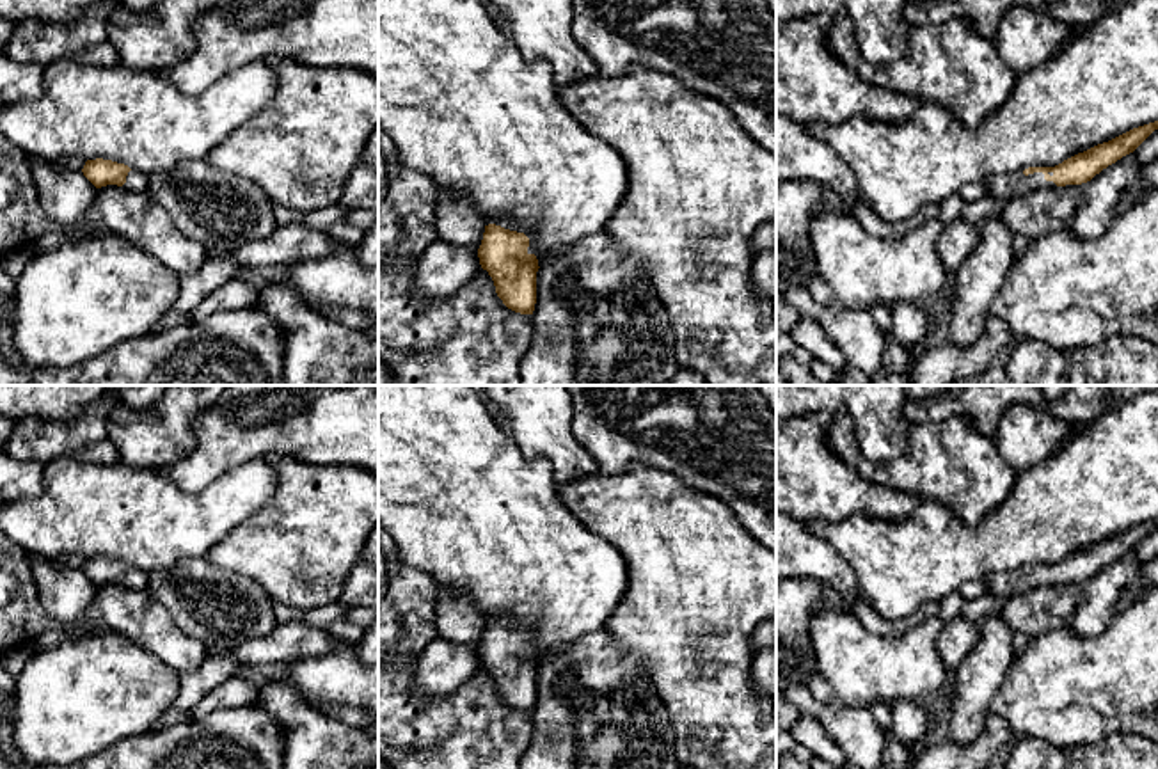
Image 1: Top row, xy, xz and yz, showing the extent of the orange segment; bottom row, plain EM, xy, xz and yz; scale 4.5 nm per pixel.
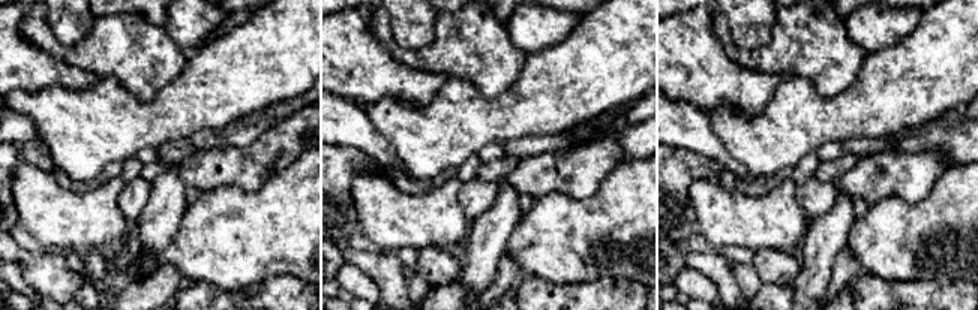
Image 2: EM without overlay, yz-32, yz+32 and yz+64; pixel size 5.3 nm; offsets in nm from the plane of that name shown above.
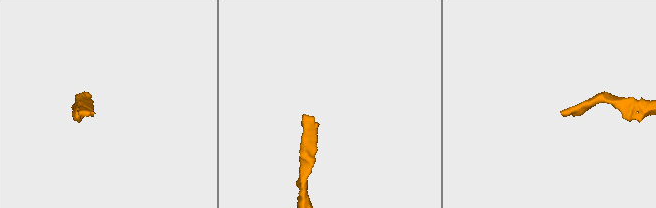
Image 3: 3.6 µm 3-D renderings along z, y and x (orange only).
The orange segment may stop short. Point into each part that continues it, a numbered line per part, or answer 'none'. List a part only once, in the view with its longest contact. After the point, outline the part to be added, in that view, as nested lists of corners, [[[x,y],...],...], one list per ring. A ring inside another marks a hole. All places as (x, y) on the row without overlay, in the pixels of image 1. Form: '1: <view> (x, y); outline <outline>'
1: yz (1007, 583); outline [[[1005,570],[986,577],[989,595],[1009,599],[1016,593],[1034,590],[1044,584],[1057,584],[1046,579],[1043,570],[1025,574],[1023,570]]]

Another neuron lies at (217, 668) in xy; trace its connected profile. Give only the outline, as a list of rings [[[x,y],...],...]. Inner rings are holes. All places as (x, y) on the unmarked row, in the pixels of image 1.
[[[211,655],[194,673],[181,673],[167,719],[186,716],[211,687],[234,677],[240,668],[242,662],[233,655]]]

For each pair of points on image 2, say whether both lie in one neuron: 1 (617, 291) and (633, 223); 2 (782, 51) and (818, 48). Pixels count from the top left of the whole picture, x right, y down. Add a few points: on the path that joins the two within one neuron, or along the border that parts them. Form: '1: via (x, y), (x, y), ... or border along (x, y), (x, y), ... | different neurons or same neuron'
1: border along (641, 282), (602, 276), (585, 283) | different neurons
2: via (791, 51), (809, 48) | same neuron

